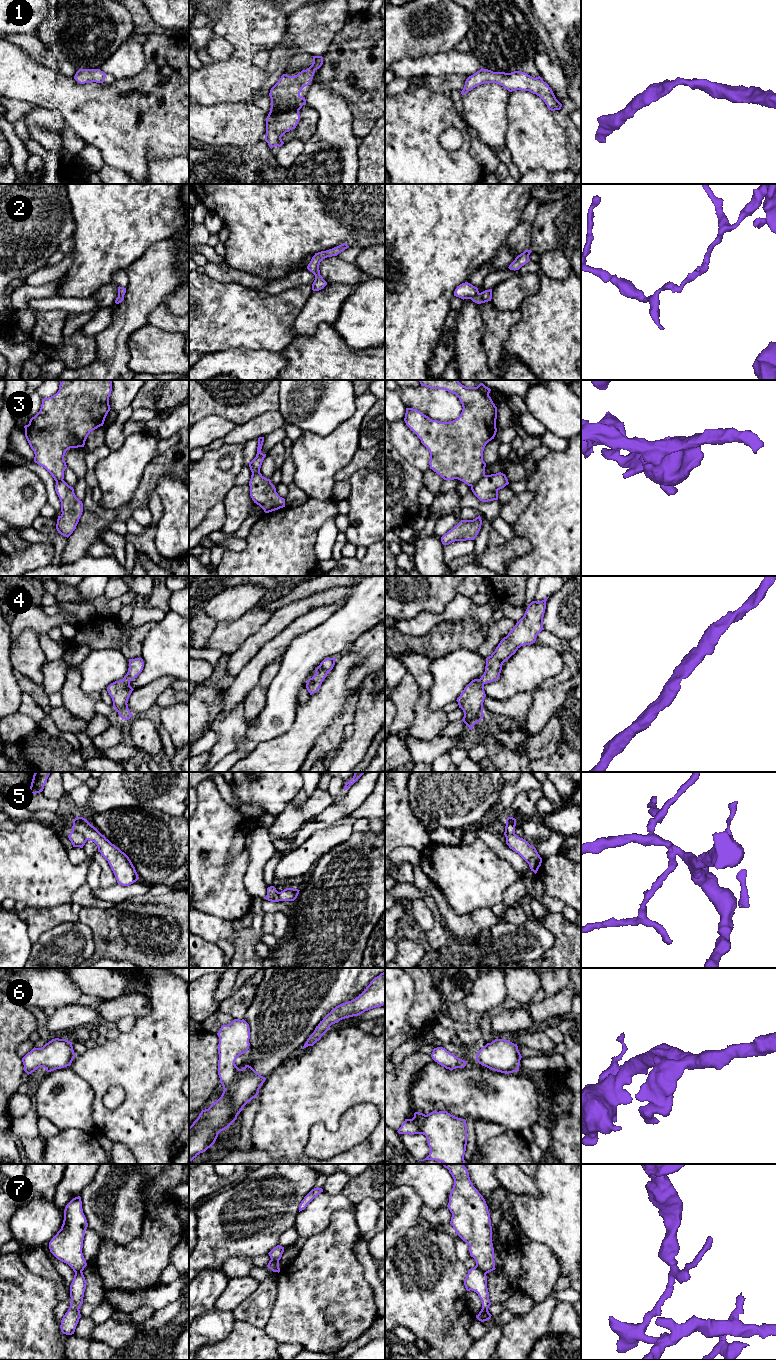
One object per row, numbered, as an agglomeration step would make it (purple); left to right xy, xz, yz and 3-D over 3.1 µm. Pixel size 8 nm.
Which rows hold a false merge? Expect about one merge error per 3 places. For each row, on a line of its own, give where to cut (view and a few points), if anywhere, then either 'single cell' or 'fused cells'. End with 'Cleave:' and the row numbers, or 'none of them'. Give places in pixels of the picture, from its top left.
1: cut none; single cell
2: cut yz (478, 292), (471, 299); fused cells
3: cut yz (485, 475), (471, 486); fused cells
4: cut none; single cell
5: cut xy (72, 828), (77, 830), (86, 840); fused cells
6: cut none; single cell
7: cut yz (476, 1265), (485, 1274); fused cells
Cleave: 2, 3, 5, 7

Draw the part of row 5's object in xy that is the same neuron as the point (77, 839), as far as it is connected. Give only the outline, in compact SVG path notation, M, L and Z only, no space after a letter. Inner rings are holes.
M72 829L71 833L68 836L69 840L71 841L73 847L80 847L83 848L83 846L86 843L86 838L78 831L75 831Z

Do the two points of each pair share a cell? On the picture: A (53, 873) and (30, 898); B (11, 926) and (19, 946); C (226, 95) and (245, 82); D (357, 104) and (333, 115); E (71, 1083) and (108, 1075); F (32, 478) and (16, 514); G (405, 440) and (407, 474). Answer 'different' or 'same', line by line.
A: same
B: same
C: same
D: different
E: different
F: same
G: different

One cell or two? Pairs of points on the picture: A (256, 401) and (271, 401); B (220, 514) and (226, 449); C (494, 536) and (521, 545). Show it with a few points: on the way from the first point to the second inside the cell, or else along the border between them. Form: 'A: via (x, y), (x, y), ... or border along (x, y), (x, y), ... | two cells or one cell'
A: via (260, 401), (267, 401) | one cell
B: border along (223, 500), (218, 501), (208, 511), (205, 518) | two cells
C: border along (506, 539), (501, 545), (488, 546) | two cells

